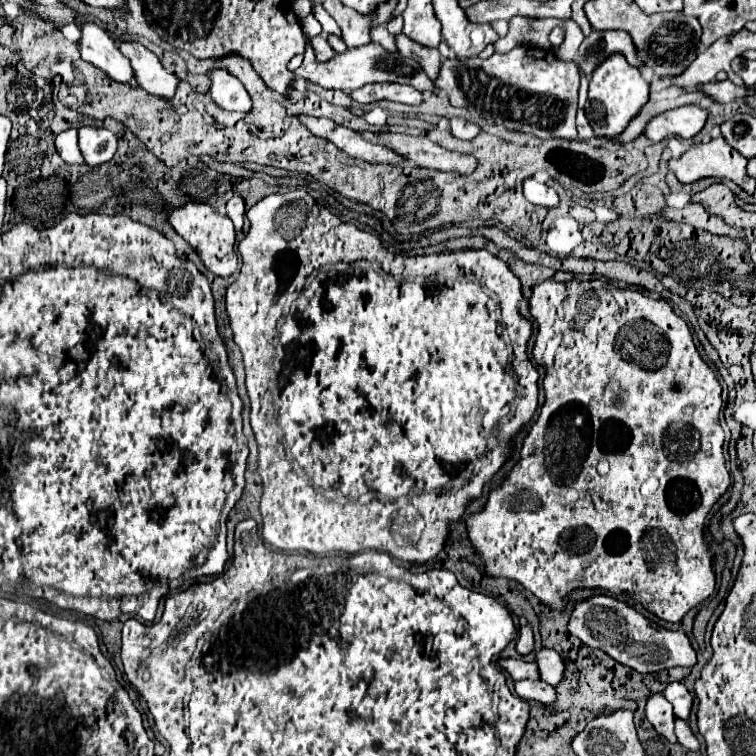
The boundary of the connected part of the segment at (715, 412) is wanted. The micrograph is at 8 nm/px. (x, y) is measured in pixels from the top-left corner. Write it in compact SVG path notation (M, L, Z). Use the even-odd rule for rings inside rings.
M553 278L543 280L533 288L529 298L529 312L537 320L537 338L533 344L533 360L545 368L543 388L545 388L545 404L539 410L537 422L531 426L527 438L523 438L521 458L507 472L505 482L507 488L491 488L489 500L481 512L467 518L467 534L473 550L481 556L481 562L475 564L483 574L495 578L507 578L519 582L523 588L531 590L543 604L551 610L565 610L567 594L573 590L599 588L615 594L625 594L637 600L645 610L655 614L665 622L681 622L683 616L703 600L707 600L715 590L715 570L713 558L715 554L709 550L705 542L703 526L713 504L731 488L733 480L729 470L725 468L723 458L723 428L719 424L721 410L721 384L715 378L709 364L701 358L695 348L693 332L687 322L673 312L673 308L663 298L649 298L633 288L615 288L605 280L587 280L587 282L555 282ZM573 418L581 418L577 424ZM599 460L607 460L611 470L607 476L599 476L595 466ZM585 488L593 488L601 494L599 508L593 504L589 492Z

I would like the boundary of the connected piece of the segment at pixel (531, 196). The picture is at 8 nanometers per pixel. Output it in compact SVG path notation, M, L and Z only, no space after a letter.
M527 178L525 180L523 194L525 194L525 198L529 202L539 204L539 206L545 206L545 208L555 208L559 204L557 192L551 186L547 186L547 184L543 184L543 182L535 180L535 178Z

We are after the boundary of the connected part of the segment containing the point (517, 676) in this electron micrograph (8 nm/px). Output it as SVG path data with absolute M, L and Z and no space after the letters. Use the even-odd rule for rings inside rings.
M505 658L505 660L501 660L501 666L511 674L511 678L515 682L519 682L519 680L539 680L539 670L537 670L535 662Z

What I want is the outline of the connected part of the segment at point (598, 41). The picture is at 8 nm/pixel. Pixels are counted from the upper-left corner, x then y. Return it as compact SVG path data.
M593 30L581 44L579 52L577 52L577 66L579 70L591 78L591 74L595 72L595 68L607 60L611 54L623 54L627 58L627 62L631 66L641 66L641 62L637 60L637 52L633 48L631 36L627 32L617 32L617 30L609 30L609 32L597 32Z

